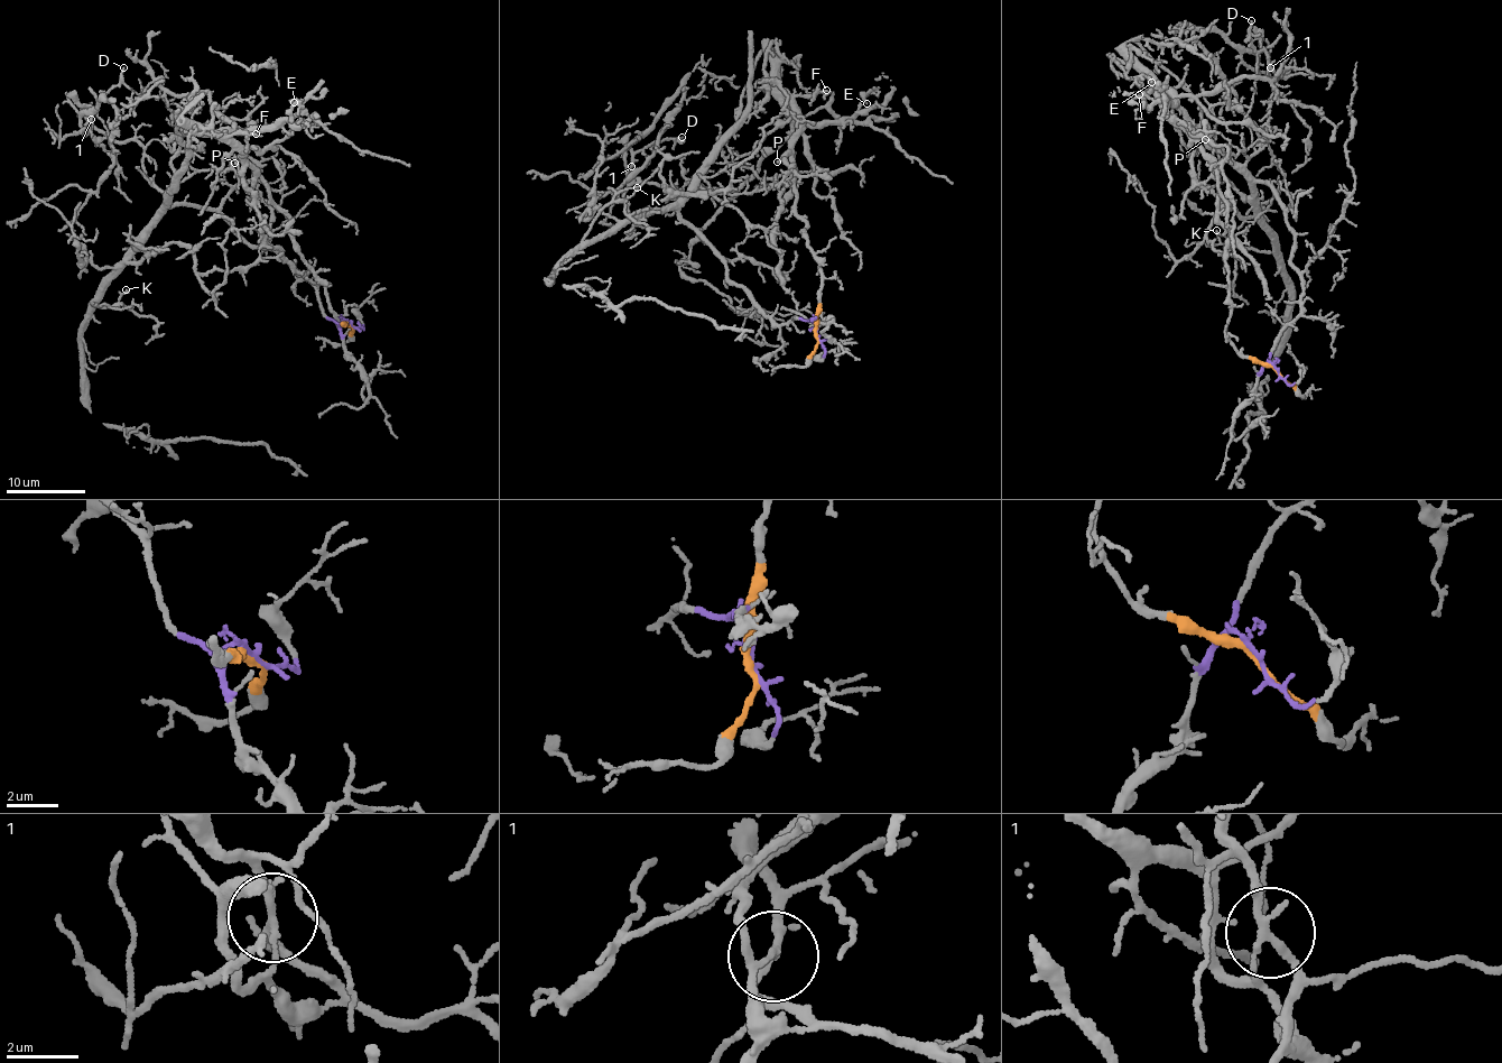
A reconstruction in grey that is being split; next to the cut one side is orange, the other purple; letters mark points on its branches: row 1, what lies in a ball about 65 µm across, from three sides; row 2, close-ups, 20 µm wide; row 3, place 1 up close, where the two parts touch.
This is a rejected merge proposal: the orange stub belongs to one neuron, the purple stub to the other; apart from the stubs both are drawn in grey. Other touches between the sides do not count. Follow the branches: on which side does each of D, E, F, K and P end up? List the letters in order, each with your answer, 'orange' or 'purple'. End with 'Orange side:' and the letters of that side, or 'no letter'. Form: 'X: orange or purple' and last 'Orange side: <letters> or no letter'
D: purple
E: orange
F: orange
K: purple
P: orange
Orange side: E, F, P

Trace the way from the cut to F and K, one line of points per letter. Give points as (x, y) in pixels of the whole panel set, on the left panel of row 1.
F: (349, 324), (340, 327), (325, 282), (294, 240), (291, 218), (275, 204), (240, 146), (228, 138), (257, 135)
K: (349, 324), (325, 314), (320, 296), (278, 253), (189, 203), (169, 205), (92, 303), (104, 307), (127, 288)

